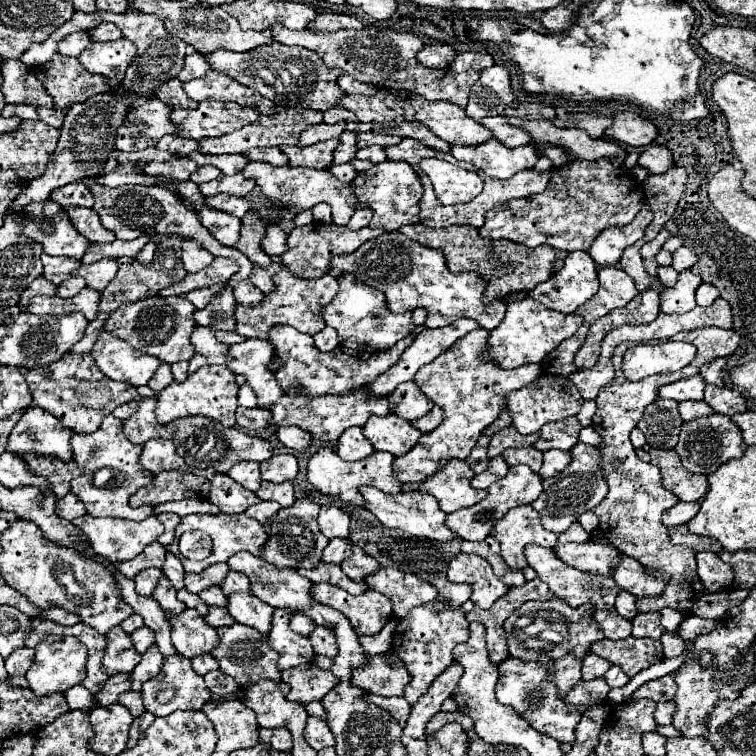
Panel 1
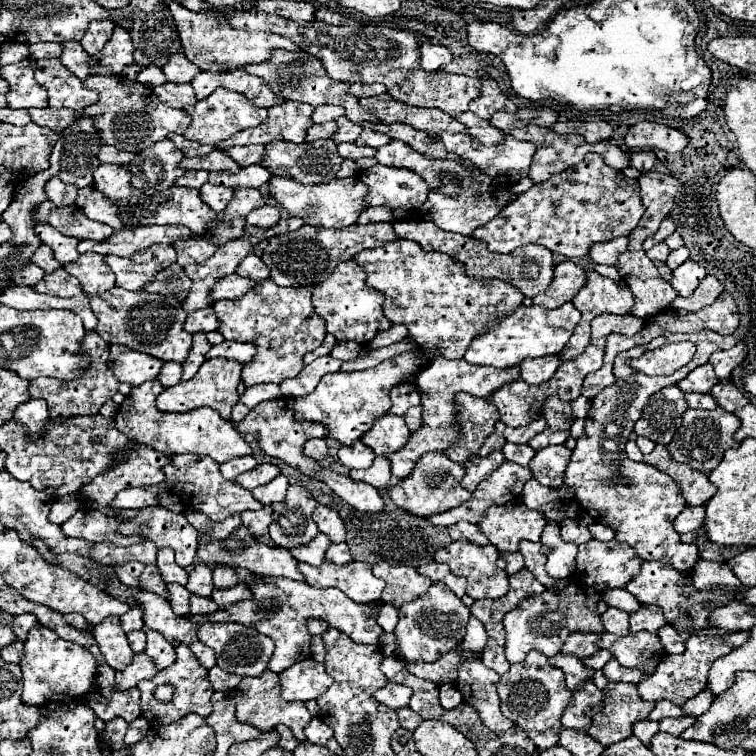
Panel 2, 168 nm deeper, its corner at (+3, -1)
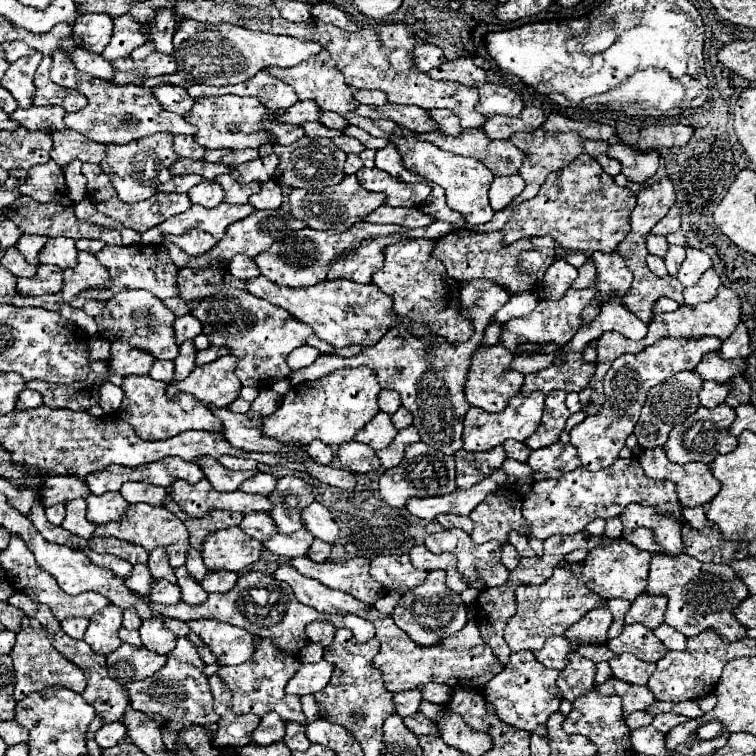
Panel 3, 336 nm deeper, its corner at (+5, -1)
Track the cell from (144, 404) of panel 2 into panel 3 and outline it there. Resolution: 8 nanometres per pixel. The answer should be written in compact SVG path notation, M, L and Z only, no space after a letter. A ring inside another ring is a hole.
M148 375L144 377L124 377L122 385L124 389L124 401L116 413L116 417L128 425L134 427L136 435L148 441L154 439L168 439L178 433L190 431L190 429L202 429L202 431L220 431L220 421L216 415L196 397L190 397L188 393L180 393L180 397L166 397L166 383L156 381Z

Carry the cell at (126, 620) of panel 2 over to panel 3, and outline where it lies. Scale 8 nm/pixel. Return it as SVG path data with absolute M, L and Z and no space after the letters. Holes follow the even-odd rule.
M124 609L124 617L122 617L122 627L126 629L140 629L142 619L136 615L136 609Z

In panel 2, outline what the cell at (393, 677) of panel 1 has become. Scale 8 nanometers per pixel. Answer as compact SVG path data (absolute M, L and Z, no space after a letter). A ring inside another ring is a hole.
M390 681L382 689L374 691L374 699L386 707L392 707L392 709L406 707L410 701L410 695L412 695L410 687L400 685L400 683L390 683Z

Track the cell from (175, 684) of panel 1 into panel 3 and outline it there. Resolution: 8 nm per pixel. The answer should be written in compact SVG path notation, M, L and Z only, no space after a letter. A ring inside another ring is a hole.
M180 637L172 653L168 653L166 665L156 673L156 677L148 677L144 681L132 681L126 685L132 709L148 715L162 729L180 731L188 725L204 725L210 731L212 739L220 717L212 707L212 691L208 679L202 675L202 669L204 663L200 661L196 647L190 643L188 637Z

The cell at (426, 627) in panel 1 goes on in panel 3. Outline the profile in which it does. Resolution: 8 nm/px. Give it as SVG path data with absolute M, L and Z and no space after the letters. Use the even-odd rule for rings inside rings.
M442 569L428 571L426 581L420 583L416 589L410 589L408 593L404 593L400 603L396 605L396 609L392 613L392 619L396 621L396 625L404 633L408 633L408 637L416 645L422 645L422 647L438 645L444 637L454 635L456 631L460 631L468 621L468 617L466 617L468 607L464 605L464 601L458 593L454 593L446 587L444 577L446 577L446 573Z

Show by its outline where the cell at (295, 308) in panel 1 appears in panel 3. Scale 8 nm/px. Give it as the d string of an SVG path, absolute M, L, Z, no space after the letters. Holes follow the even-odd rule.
M224 287L212 297L200 301L192 315L202 323L202 333L208 337L210 345L230 349L230 355L238 357L236 377L242 385L268 389L278 379L286 379L290 369L286 357L296 347L302 347L312 329L304 323L298 323L284 309L274 307L266 299L254 297L244 289Z

